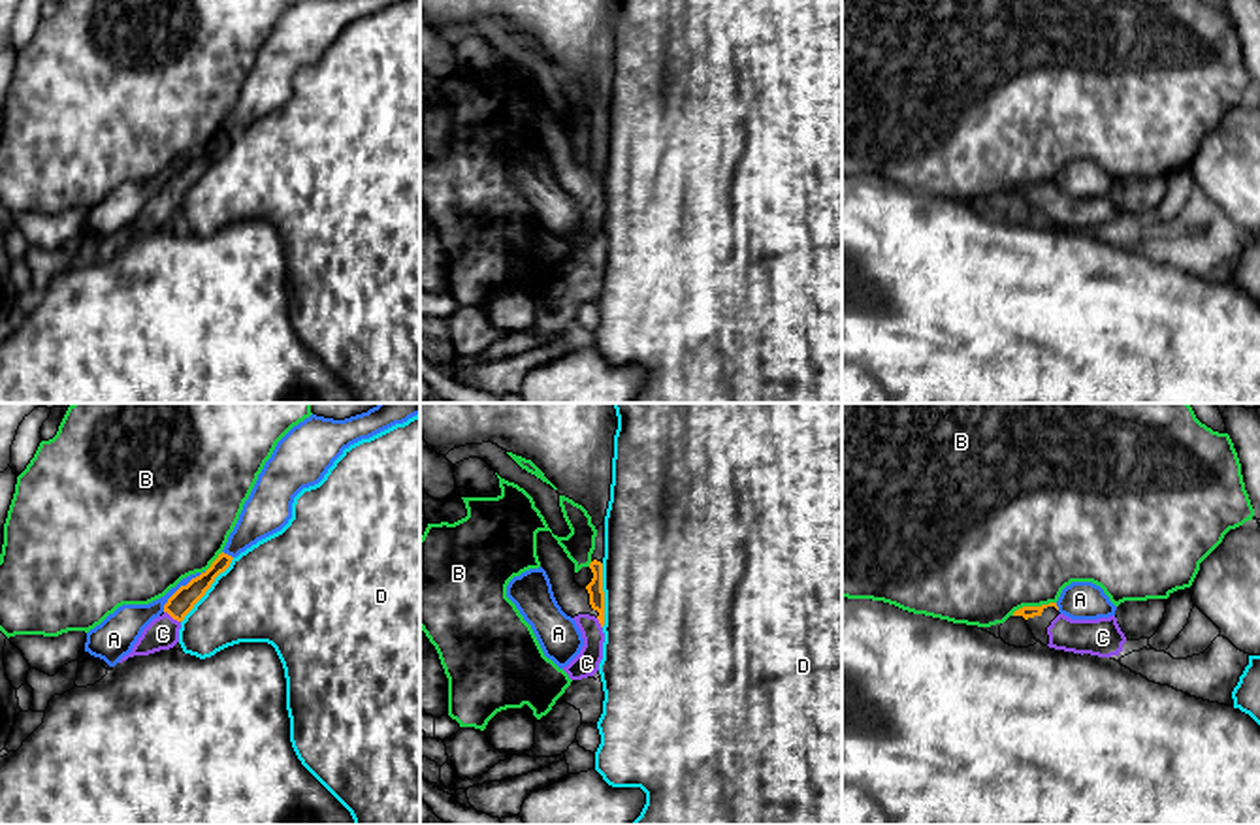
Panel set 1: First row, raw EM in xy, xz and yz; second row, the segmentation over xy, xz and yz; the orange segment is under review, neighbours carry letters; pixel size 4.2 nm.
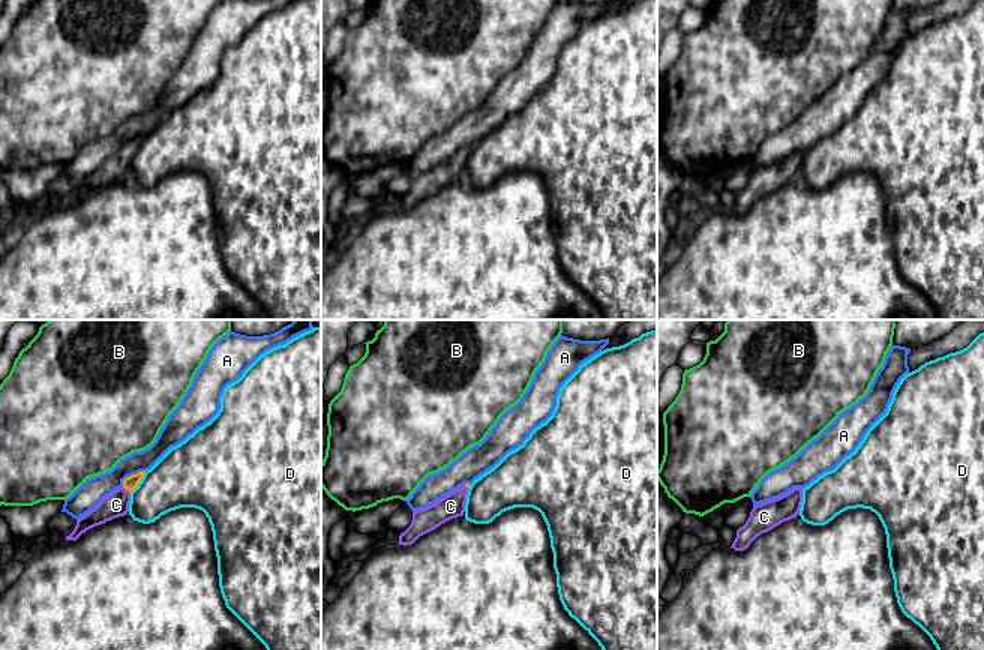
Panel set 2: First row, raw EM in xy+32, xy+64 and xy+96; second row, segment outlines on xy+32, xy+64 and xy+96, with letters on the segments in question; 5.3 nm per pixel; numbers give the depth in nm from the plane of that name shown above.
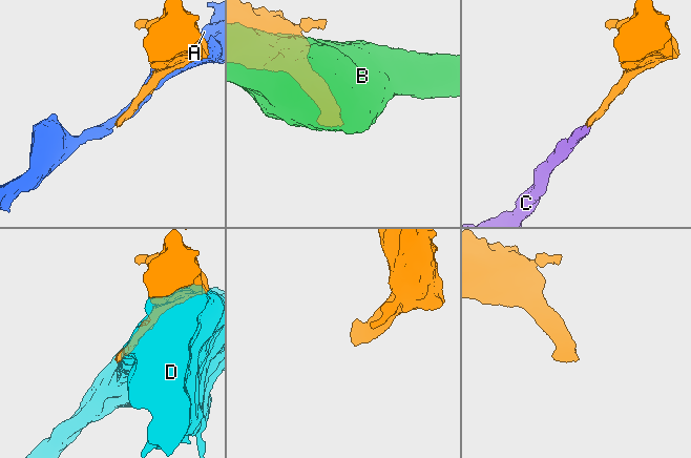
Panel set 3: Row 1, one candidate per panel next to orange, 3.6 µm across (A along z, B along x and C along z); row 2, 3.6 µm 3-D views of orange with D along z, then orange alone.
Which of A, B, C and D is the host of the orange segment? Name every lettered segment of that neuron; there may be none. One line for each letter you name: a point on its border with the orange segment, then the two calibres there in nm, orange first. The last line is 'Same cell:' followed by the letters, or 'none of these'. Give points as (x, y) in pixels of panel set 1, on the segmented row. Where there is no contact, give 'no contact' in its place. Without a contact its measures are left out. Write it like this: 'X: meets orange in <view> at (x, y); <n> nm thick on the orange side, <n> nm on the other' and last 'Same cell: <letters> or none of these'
C: meets orange in xy at (172, 616); 100 nm thick on the orange side, 140 nm on the other
Same cell: C

